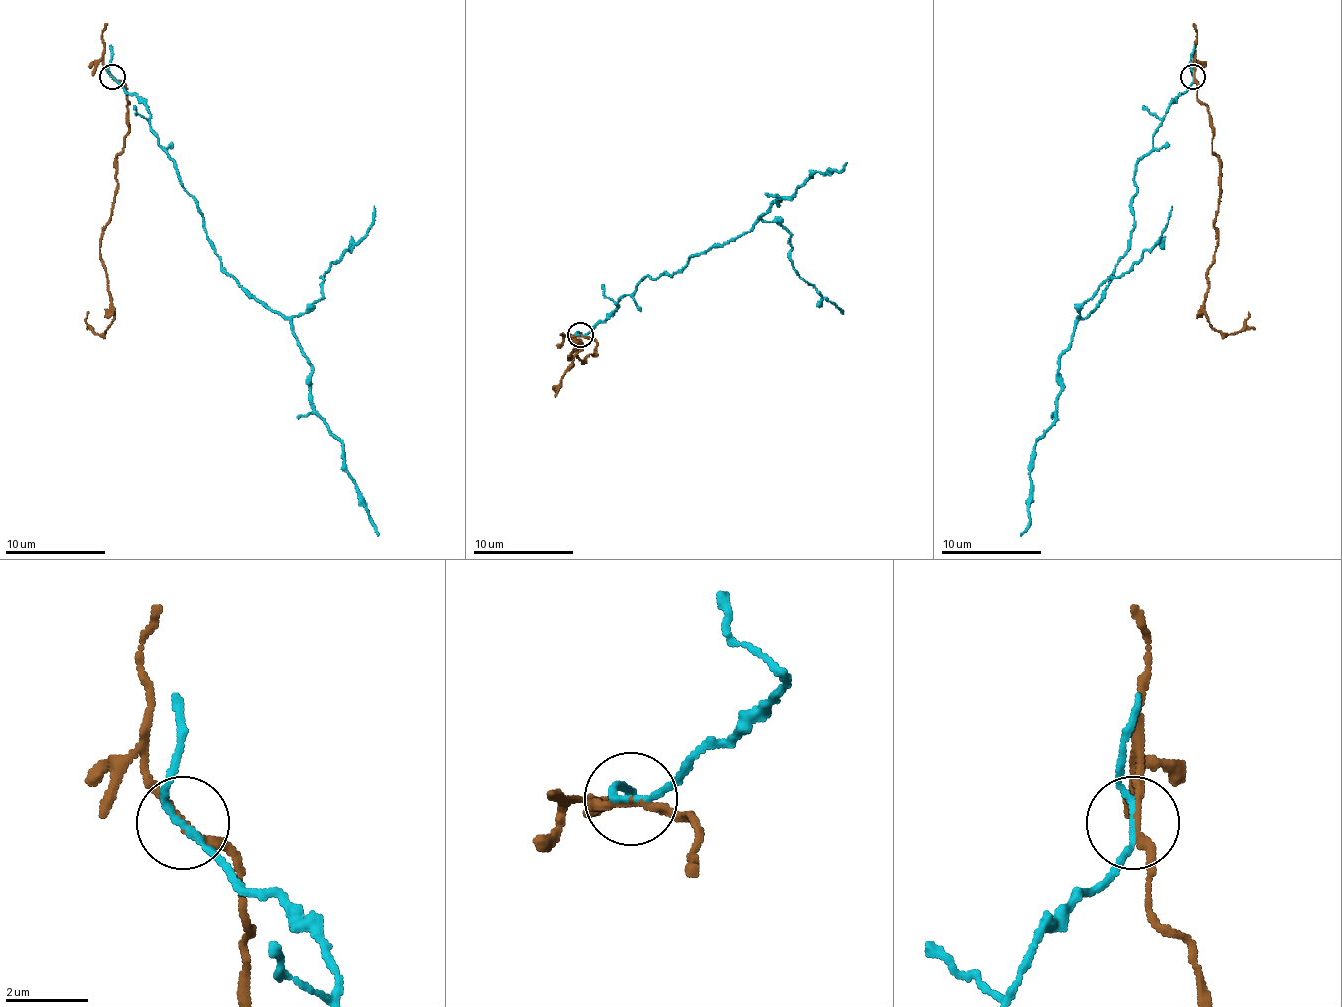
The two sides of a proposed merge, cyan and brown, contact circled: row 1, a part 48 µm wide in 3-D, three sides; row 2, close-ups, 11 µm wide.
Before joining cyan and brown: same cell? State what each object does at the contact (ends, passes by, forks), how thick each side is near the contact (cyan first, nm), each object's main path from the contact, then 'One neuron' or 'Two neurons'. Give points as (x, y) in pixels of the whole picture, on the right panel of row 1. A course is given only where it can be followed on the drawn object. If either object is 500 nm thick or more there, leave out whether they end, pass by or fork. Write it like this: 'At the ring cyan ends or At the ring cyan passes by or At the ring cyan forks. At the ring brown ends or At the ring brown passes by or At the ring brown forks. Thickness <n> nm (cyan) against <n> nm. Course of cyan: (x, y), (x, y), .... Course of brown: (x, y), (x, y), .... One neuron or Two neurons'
At the ring cyan passes by. At the ring brown passes by. Thickness 140 nm (cyan) against 150 nm. Course of cyan: (1192, 76), (1137, 164), (1124, 254), (1059, 365), (1061, 393), (1054, 423), (1034, 446), (1021, 536). Course of brown: (1192, 76), (1220, 164), (1215, 259), (1207, 272), (1205, 317), (1232, 335), (1248, 312). Two neurons

